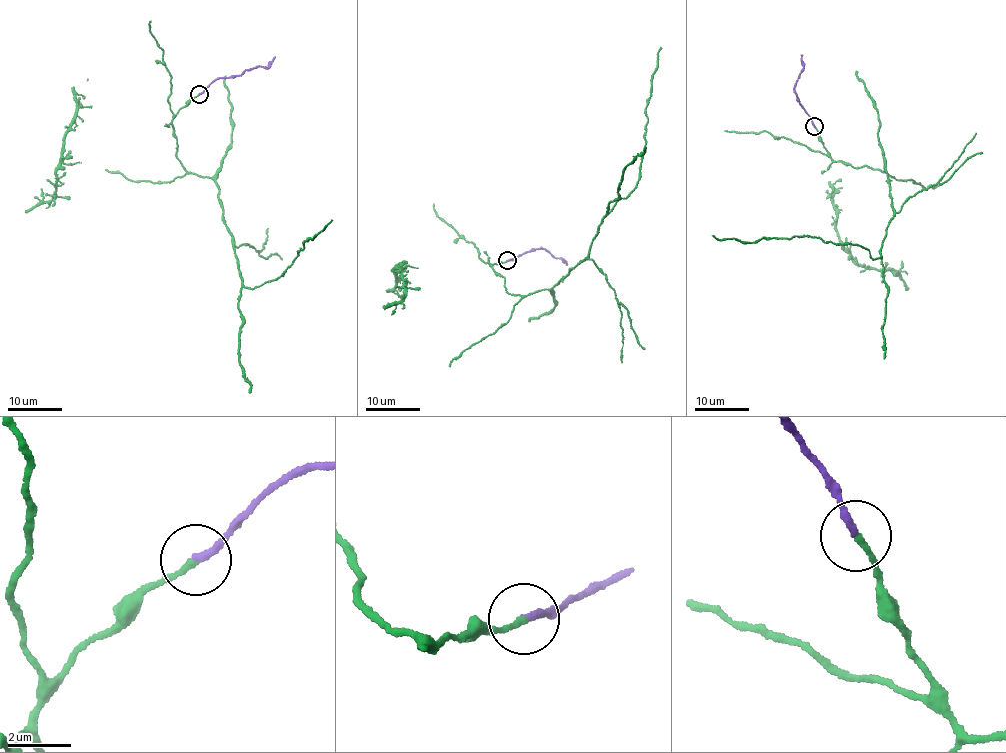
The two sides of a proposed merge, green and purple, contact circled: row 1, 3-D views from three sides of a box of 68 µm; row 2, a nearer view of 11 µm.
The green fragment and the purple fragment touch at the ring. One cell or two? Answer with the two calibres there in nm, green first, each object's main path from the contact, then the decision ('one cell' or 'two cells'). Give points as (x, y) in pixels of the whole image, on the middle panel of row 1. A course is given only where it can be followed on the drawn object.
190 nm thick on the green side, 240 nm on the other; green runs (507, 260), (491, 266), (507, 293), (522, 295), (559, 283), (588, 254), (601, 220), (639, 178), (661, 46); purple runs (507, 260), (543, 248), (567, 264); one cell

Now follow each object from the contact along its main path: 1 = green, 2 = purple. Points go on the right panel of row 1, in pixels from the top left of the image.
1: (814, 127), (833, 160), (884, 171), (884, 165), (894, 217), (881, 257), (802, 235), (752, 242), (711, 235)
2: (814, 127), (794, 88), (802, 68), (801, 54)

